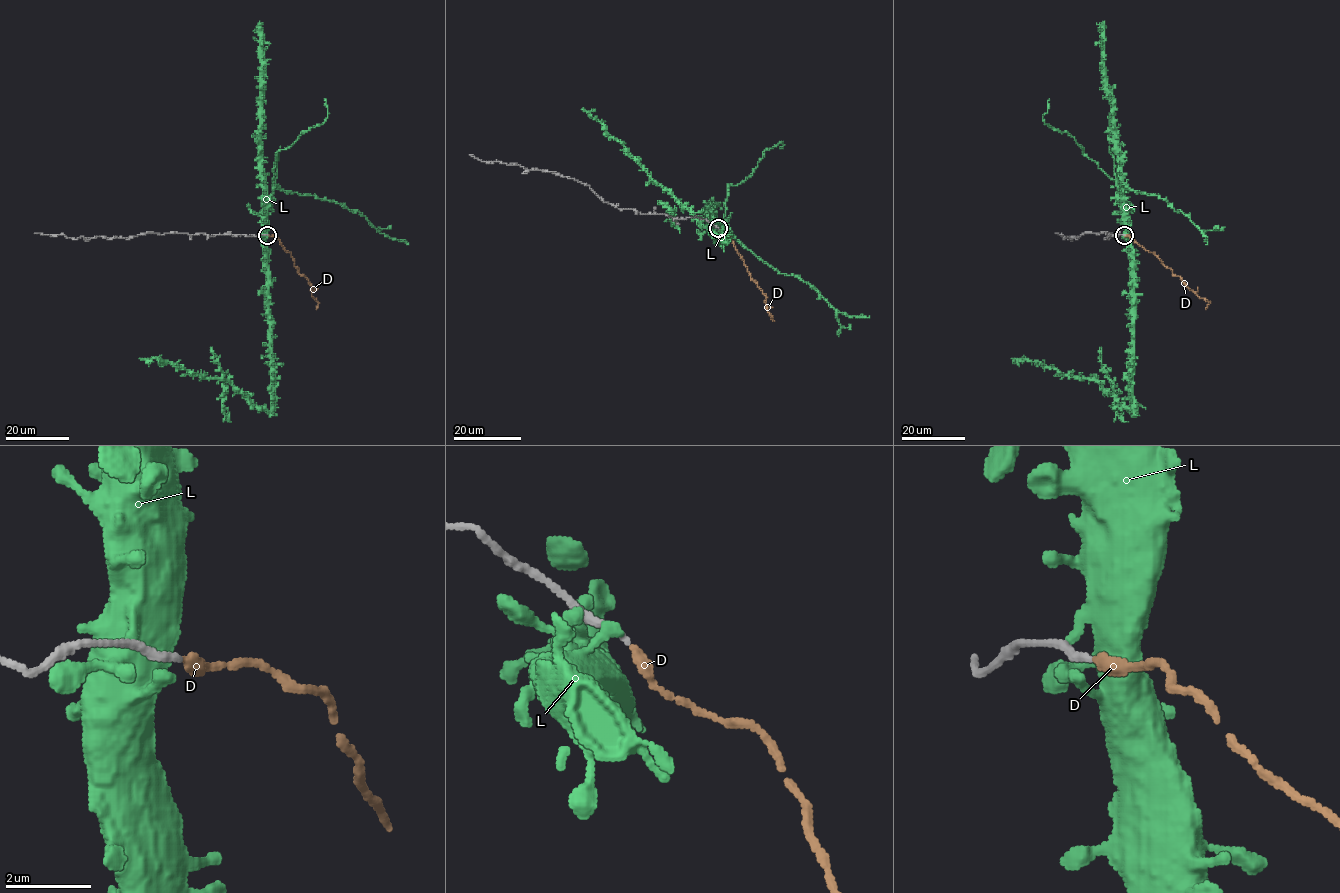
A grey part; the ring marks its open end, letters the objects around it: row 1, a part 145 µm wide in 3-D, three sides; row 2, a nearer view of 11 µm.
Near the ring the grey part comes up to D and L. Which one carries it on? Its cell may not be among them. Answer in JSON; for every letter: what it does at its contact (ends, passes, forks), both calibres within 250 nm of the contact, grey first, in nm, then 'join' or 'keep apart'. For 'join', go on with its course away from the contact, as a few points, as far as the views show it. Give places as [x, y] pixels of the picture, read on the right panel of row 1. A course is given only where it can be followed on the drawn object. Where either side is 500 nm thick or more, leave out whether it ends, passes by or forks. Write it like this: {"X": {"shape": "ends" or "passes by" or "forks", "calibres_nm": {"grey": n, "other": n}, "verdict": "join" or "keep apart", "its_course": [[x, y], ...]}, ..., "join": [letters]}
{"D": {"shape": "ends", "calibres_nm": {"grey": 160, "other": 300}, "verdict": "join", "its_course": [[1124, 235], [1154, 253], [1188, 287], [1209, 302], [1205, 309]]}, "L": {"shape": "ends", "calibres_nm": {"grey": 160, "other": 260}, "verdict": "keep apart"}, "join": ["D"]}

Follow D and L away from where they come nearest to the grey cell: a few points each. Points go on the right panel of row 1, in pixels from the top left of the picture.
D: (1124, 235), (1154, 253), (1188, 287), (1209, 302), (1205, 309)
L: (1123, 234), (1127, 244), (1134, 313), (1134, 410), (1127, 409), (1094, 381), (1062, 375), (1025, 358), (1012, 358)

